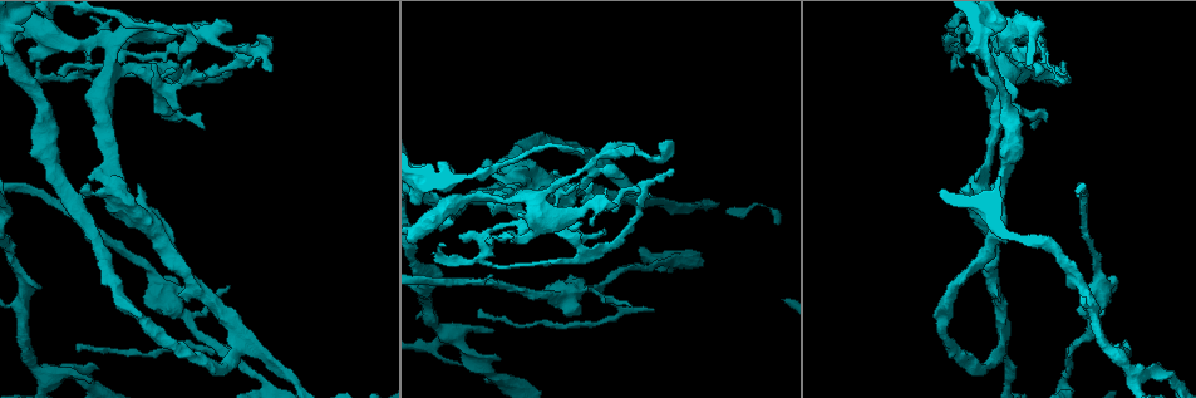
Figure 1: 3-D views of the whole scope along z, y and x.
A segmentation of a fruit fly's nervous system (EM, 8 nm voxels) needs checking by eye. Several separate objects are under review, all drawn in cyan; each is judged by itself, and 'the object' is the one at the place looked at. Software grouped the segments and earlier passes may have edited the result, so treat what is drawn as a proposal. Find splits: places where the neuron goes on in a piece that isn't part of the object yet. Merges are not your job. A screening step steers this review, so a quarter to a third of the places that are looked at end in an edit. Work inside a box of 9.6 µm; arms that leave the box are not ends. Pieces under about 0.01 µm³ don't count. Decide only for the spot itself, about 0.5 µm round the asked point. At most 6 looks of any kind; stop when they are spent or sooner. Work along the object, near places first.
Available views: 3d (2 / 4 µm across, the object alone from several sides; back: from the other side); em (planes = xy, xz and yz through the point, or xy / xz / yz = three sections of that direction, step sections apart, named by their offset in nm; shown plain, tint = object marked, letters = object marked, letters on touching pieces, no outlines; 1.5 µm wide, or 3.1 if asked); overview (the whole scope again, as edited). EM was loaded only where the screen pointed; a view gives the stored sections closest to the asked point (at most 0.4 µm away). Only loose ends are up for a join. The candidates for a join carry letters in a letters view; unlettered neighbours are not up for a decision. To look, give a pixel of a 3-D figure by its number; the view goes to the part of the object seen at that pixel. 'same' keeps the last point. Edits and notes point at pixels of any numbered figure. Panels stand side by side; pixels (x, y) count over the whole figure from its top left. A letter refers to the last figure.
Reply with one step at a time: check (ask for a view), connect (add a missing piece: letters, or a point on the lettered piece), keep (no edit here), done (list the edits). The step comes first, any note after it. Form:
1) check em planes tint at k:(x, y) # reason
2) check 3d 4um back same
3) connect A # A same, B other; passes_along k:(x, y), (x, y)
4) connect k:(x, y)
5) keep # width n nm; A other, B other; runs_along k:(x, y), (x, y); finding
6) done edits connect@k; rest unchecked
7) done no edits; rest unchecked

check 3d 2um back at 1:(79, 352)

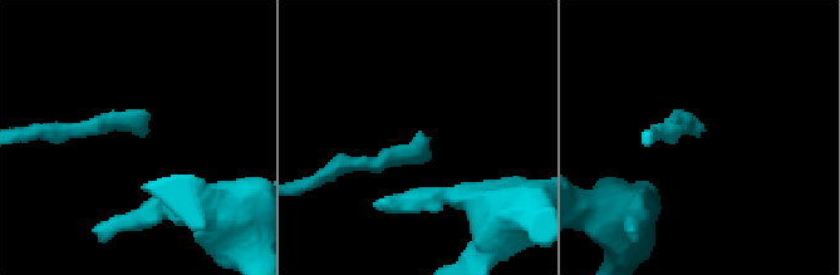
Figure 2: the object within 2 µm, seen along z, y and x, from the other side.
check em planes letters at 2:(693, 133)

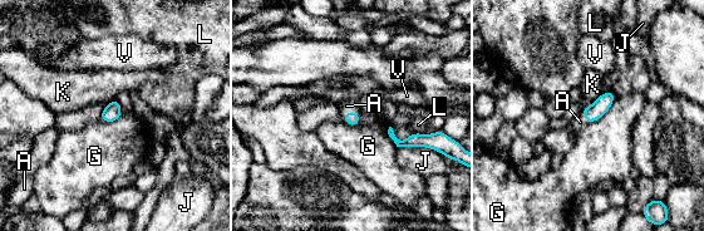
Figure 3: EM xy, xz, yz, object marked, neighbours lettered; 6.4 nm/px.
connect A # A same, G other, J other, K other, L other, V other; passes_along 3:(352, 118), (349, 112), (346, 106); it goes on there

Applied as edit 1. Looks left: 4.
check 3d 2um back at 1:(653, 308)

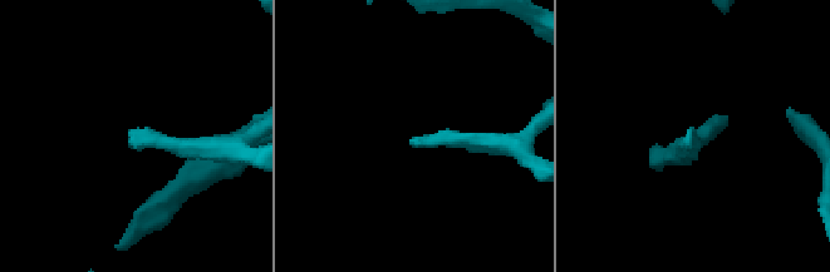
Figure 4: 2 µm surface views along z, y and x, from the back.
check em planes plain at 4:(688, 136)

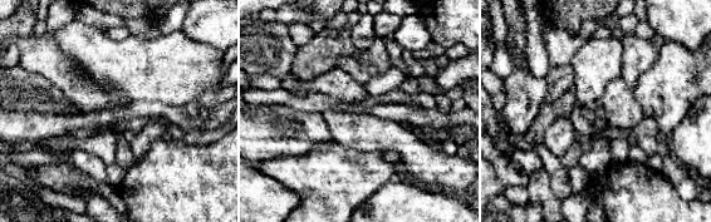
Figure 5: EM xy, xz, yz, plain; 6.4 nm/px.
check em planes letters same

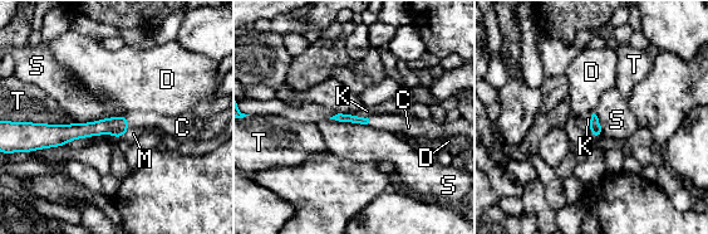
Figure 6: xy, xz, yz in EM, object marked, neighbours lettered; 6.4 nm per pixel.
connect C # C same, D other, K other, M other, S other, T other; passes_along 6:(116, 126), (127, 121), (136, 118); the neuron continues

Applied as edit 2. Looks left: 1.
done edits connect@3, connect@6; rest unchecked

